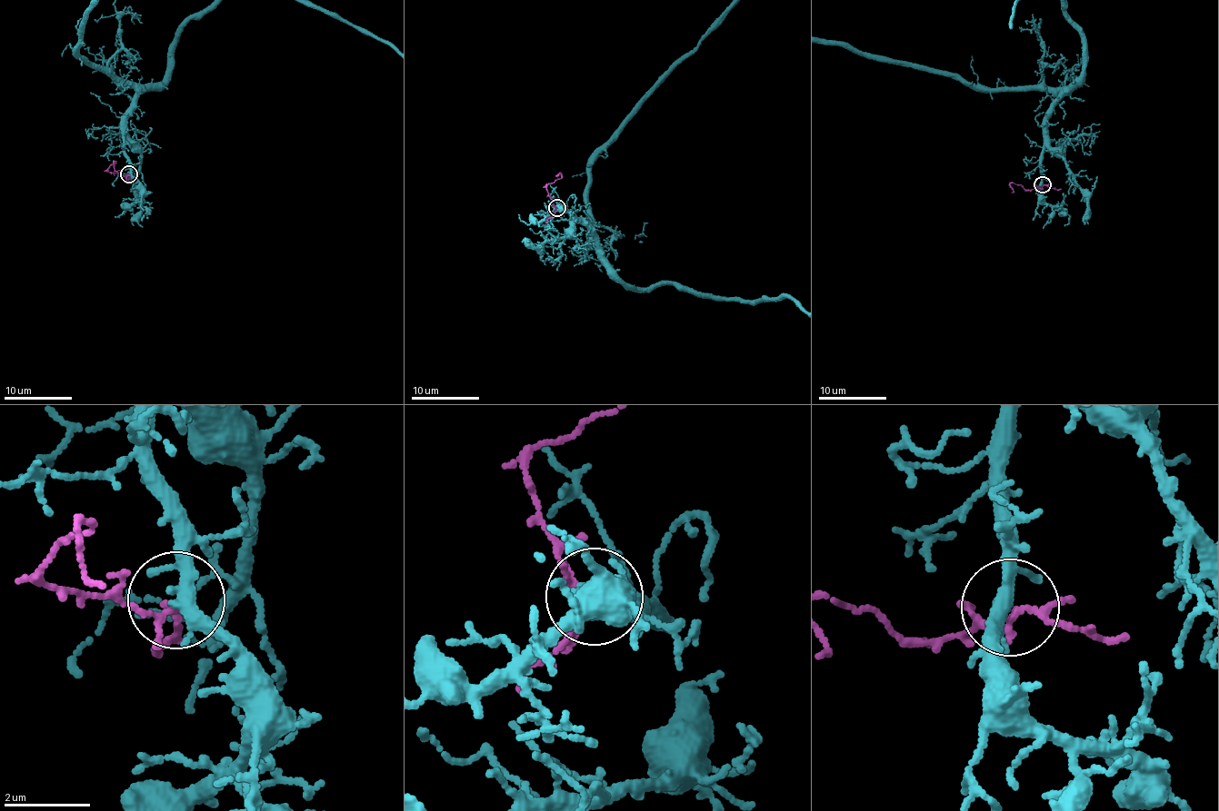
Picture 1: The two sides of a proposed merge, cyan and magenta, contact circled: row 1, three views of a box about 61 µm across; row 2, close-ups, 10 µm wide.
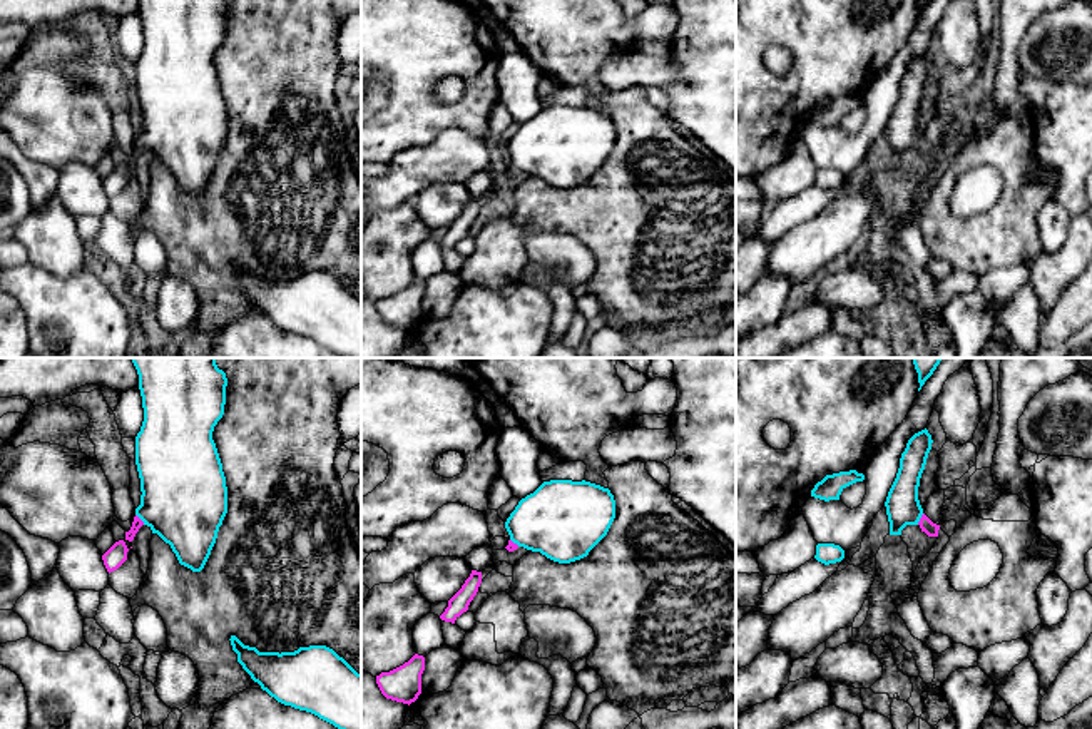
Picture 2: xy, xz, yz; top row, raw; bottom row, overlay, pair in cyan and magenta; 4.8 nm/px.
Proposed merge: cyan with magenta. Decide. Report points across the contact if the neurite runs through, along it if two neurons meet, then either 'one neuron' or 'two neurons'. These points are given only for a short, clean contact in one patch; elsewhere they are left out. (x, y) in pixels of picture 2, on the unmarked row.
runs through yz (902, 129), (920, 142), (927, 151); one neuron

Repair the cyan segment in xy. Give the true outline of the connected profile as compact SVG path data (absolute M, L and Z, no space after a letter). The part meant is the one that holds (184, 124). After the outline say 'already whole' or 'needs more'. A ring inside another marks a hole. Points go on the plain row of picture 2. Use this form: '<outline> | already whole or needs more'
M139 0L144 47L135 62L140 130L125 166L142 150L171 171L181 191L201 197L227 139L227 112L212 57L224 40L226 0Z | needs more

